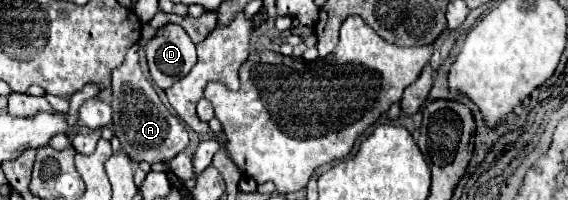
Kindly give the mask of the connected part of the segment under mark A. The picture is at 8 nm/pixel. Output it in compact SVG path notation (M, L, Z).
M134 44L124 64L112 74L112 126L114 136L120 140L122 150L134 162L170 162L176 154L180 154L188 146L188 132L182 122L178 122L168 108L160 102L148 78L142 74L138 66L138 44Z

